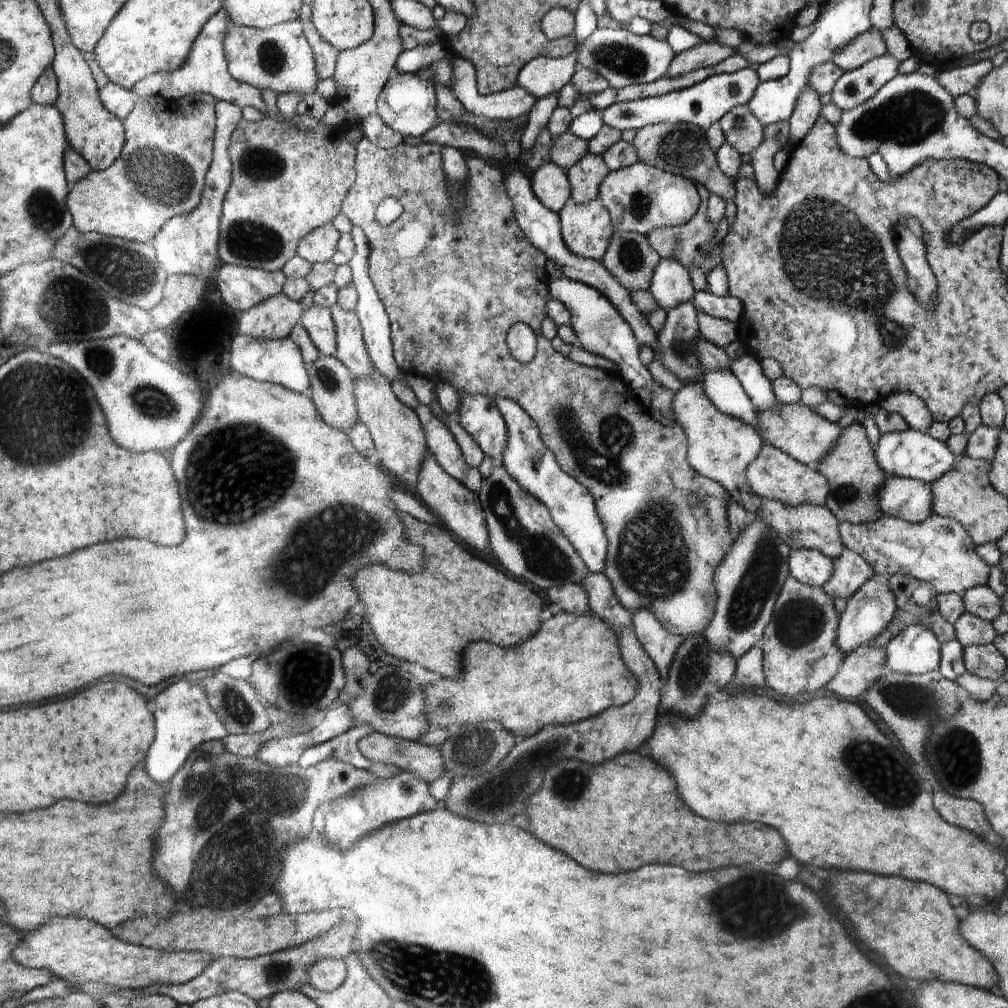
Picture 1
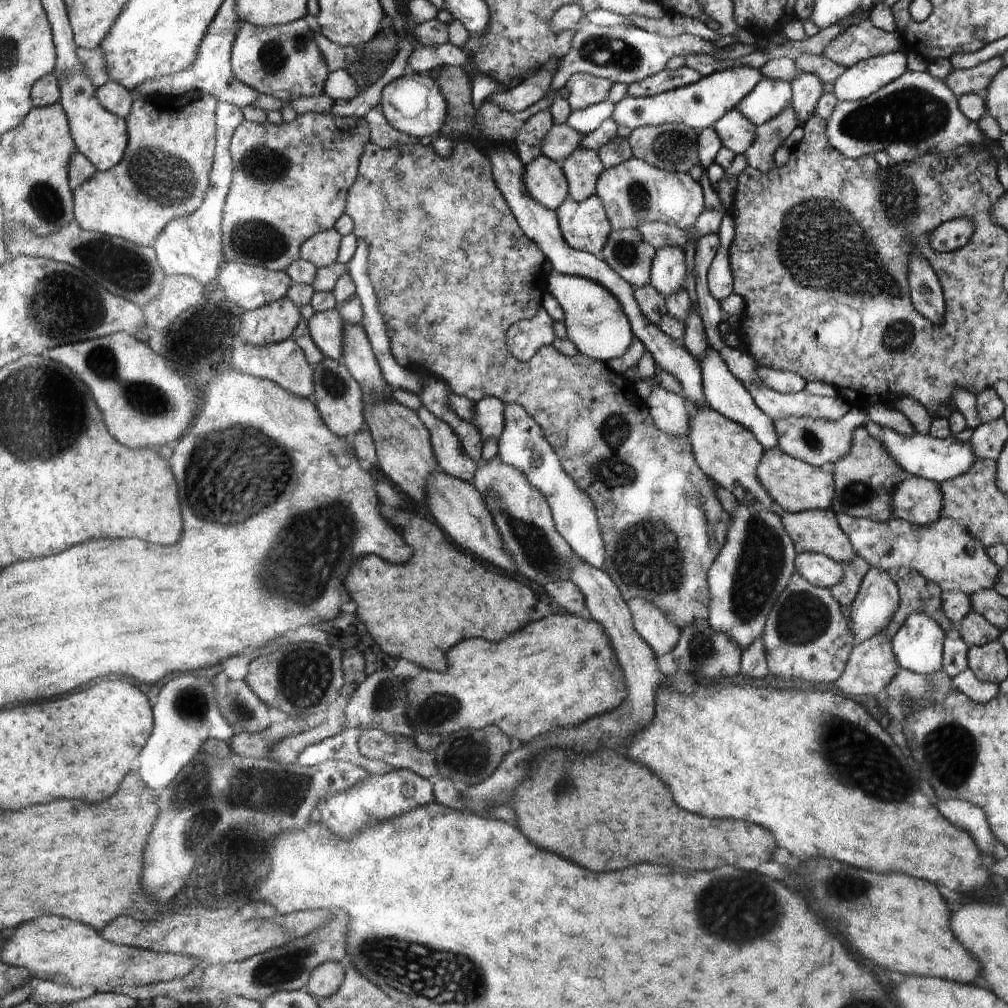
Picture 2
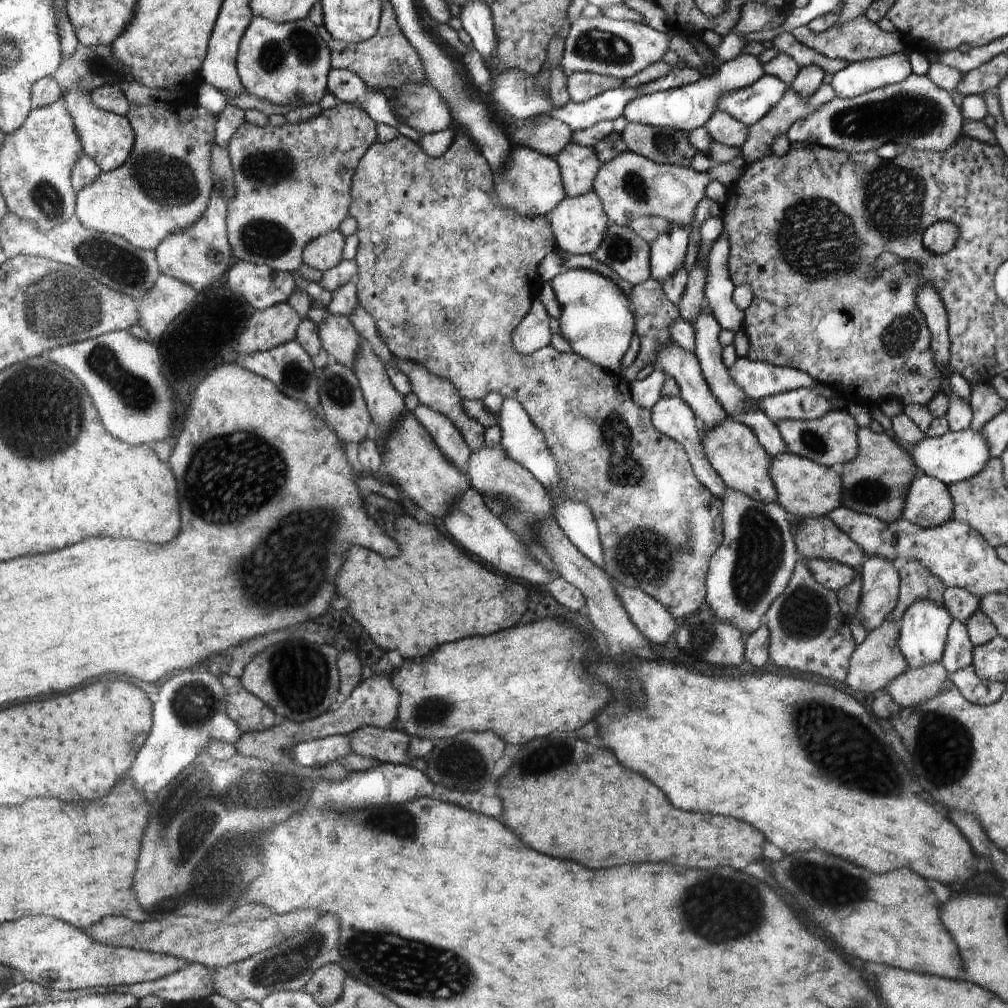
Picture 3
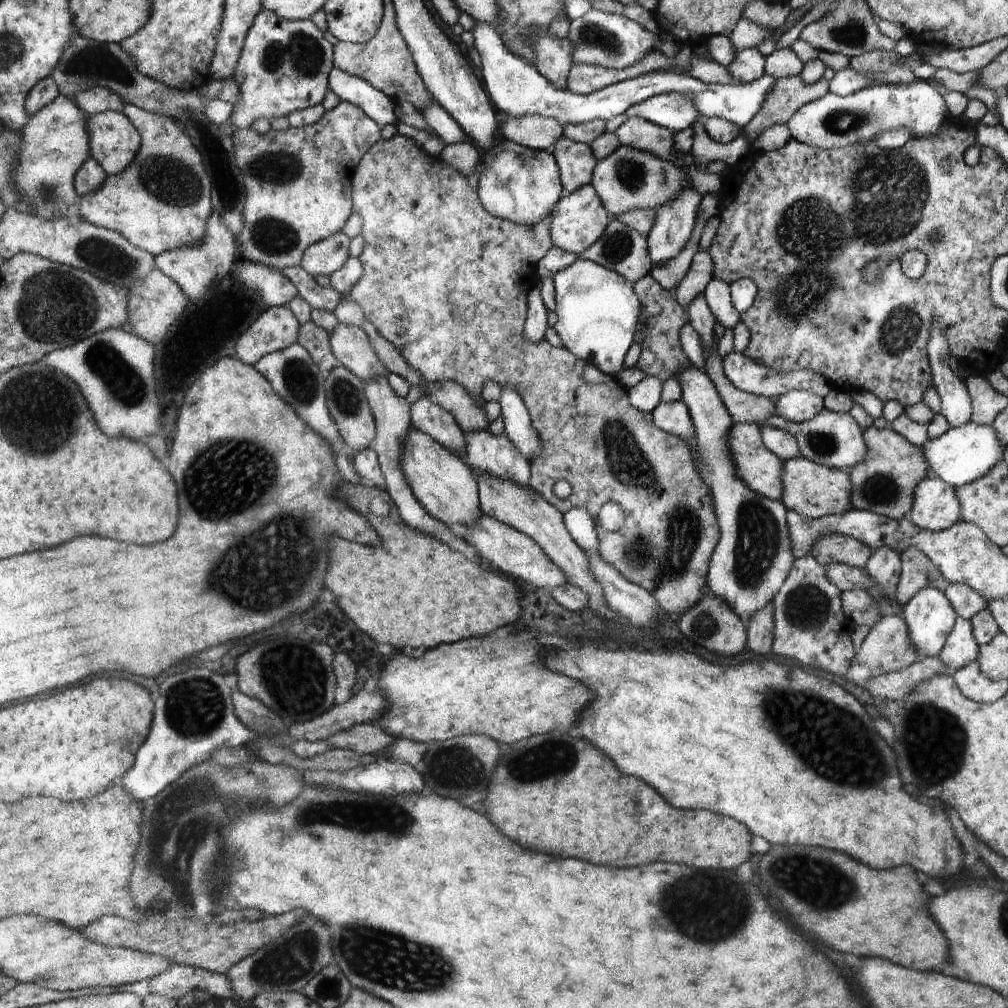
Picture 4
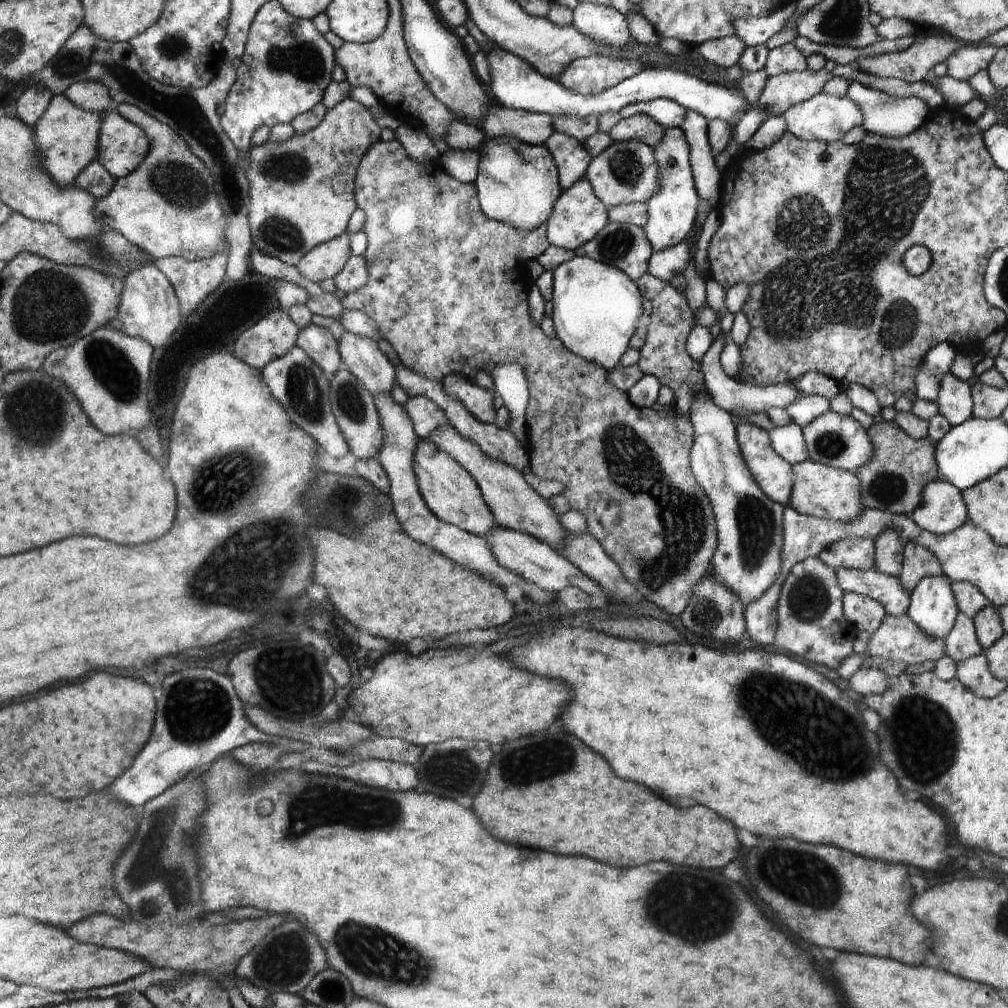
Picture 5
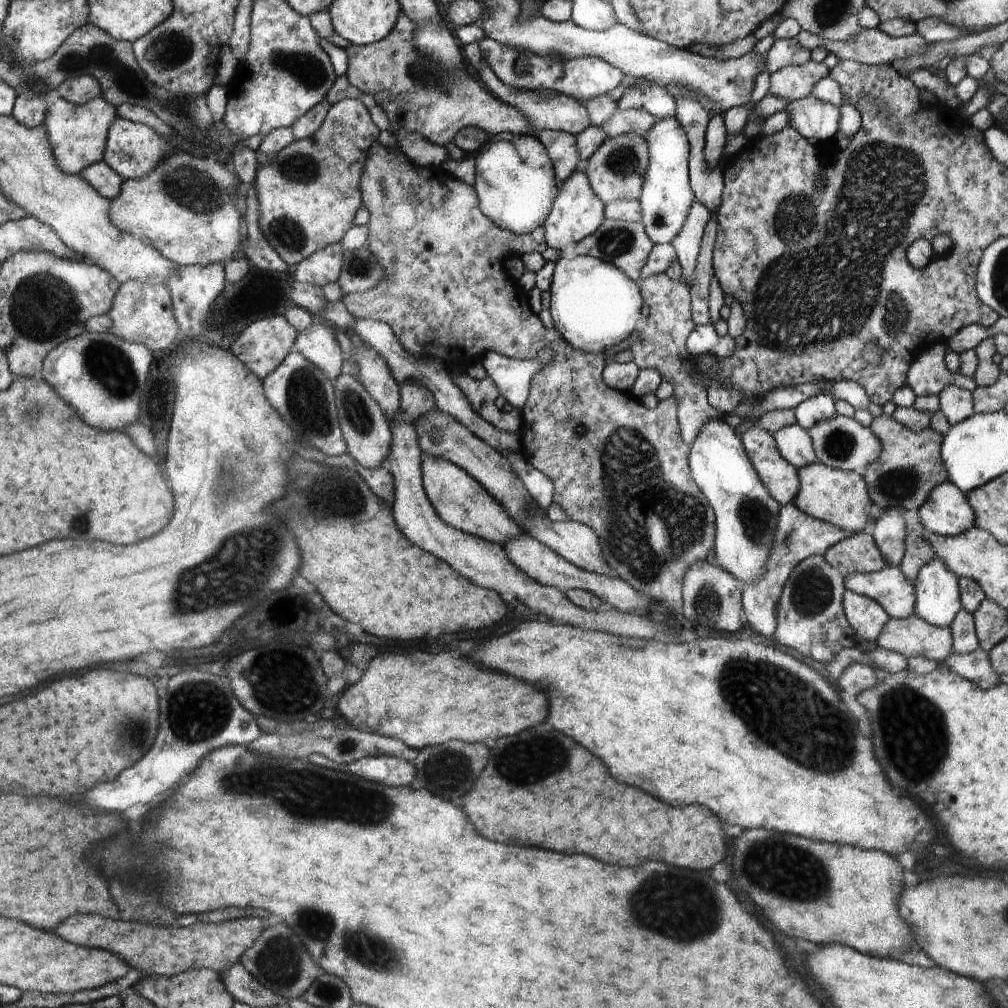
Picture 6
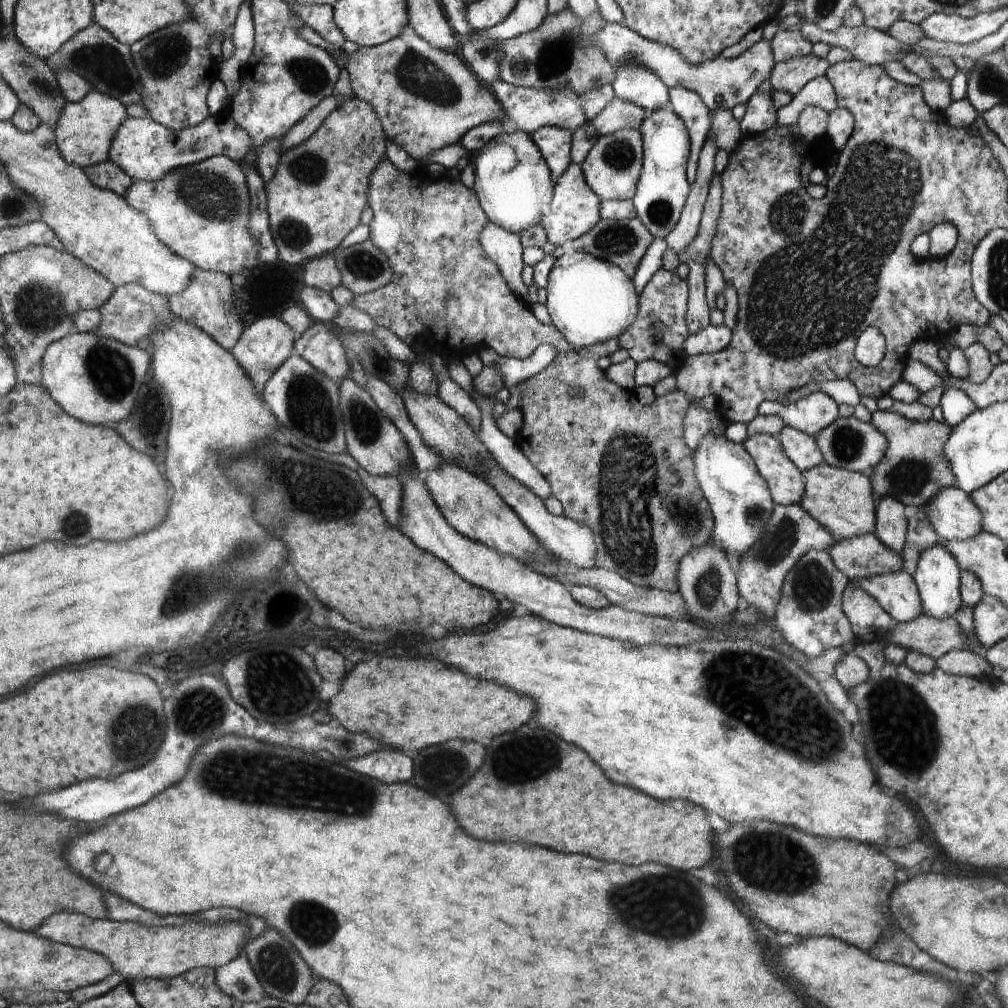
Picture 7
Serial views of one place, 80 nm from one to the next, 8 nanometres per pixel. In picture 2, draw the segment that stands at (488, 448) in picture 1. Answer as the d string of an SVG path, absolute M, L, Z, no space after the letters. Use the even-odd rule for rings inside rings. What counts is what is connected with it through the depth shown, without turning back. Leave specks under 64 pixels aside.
M488 396L474 404L474 419L471 420L483 435L483 441L499 441L504 431L504 404L498 398Z

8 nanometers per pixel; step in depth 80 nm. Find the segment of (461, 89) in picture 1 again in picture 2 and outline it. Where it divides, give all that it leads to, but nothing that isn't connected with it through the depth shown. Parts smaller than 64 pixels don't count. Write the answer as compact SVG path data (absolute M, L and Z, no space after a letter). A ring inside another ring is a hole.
M552 58L547 65L543 65L535 76L530 76L517 82L502 92L490 94L490 102L498 104L506 112L522 112L543 99L552 84L555 69L559 66L559 59Z

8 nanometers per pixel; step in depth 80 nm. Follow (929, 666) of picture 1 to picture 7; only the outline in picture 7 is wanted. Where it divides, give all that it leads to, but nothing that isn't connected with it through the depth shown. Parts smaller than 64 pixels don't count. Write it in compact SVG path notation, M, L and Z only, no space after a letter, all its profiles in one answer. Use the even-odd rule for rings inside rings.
M940 539L934 547L919 556L916 572L912 575L921 598L921 612L929 617L944 620L954 617L963 604L959 591L959 566Z

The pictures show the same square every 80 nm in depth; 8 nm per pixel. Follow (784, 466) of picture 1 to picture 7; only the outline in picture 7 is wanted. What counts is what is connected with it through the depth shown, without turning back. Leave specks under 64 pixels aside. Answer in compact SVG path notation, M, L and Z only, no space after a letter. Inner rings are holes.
M822 461L814 468L803 472L803 479L806 492L800 506L835 536L835 542L874 533L877 500L869 477L830 466Z

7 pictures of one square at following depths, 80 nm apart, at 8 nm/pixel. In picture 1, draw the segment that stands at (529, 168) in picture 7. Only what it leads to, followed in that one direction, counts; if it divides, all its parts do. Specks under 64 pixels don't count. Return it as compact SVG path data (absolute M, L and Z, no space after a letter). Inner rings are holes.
M544 163L534 172L529 171L528 176L533 194L551 212L558 214L571 200L570 179L555 163Z

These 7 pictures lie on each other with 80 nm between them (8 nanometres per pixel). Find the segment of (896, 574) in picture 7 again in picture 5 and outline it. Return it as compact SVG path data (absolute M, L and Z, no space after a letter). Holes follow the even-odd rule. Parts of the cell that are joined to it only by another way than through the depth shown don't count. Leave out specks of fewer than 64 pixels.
M838 568L835 572L844 593L856 593L876 600L890 616L903 616L908 612L911 593L902 588L899 576L890 576L875 569Z

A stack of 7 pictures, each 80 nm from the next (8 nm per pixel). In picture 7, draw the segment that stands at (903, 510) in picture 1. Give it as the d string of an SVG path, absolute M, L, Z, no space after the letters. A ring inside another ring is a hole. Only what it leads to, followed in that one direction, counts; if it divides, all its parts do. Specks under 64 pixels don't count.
M957 486L940 489L926 508L932 528L944 541L968 540L983 530L982 513Z

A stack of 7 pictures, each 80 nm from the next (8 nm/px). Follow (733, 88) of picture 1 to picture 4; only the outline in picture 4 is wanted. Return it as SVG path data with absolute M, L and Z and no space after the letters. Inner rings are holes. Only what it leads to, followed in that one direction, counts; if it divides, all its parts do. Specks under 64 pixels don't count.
M756 47L745 49L736 53L736 58L732 60L728 70L732 72L730 76L734 76L734 80L738 80L740 85L748 85L763 77L765 61L766 56L759 52ZM656 94L640 104L628 108L624 114L628 119L641 117L672 132L691 129L701 118L694 102L684 94Z

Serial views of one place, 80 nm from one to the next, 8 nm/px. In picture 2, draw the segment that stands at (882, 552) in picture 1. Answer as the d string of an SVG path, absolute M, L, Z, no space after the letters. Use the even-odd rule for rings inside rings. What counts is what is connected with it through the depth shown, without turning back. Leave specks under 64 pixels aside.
M835 512L835 515L856 555L890 576L904 566L920 572L926 580L936 582L943 592L956 590L968 595L980 590L994 590L996 586L1002 568L992 562L986 546L956 520L940 517L933 525L916 526L893 517L886 522L875 522L863 517L854 518L844 512Z

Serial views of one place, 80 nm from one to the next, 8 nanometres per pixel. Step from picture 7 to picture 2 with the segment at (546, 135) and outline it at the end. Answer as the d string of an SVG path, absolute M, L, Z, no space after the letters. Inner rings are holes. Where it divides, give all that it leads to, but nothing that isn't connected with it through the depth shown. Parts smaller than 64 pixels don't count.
M581 147L567 161L562 161L560 166L567 178L570 197L575 202L596 195L598 179L606 169L596 151Z

